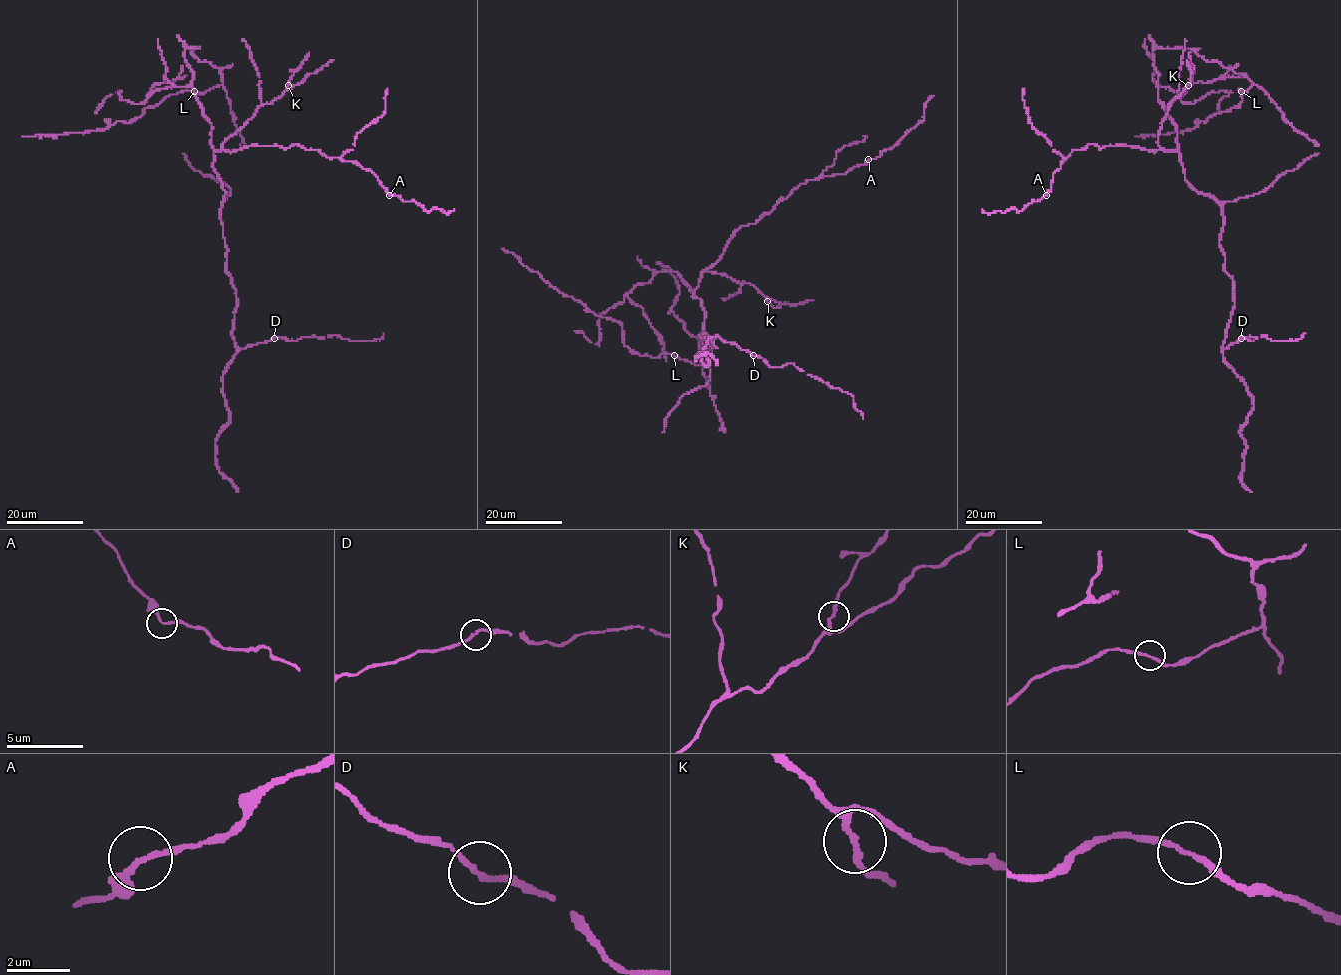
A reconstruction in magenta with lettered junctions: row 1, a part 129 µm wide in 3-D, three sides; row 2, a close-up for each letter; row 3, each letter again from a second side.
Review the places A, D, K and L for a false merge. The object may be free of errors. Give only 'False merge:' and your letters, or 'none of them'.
False merge: none of them

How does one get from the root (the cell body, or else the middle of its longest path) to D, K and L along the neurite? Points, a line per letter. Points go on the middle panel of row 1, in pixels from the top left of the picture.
D: (683, 280), (705, 311), (700, 337), (705, 332), (706, 341), (716, 347), (711, 340), (719, 337), (753, 355)
K: (683, 280), (692, 291), (698, 286), (703, 271), (720, 273), (736, 281), (750, 283), (768, 301)
L: (683, 280), (664, 266), (679, 289), (671, 310), (698, 340), (702, 365), (674, 355)

